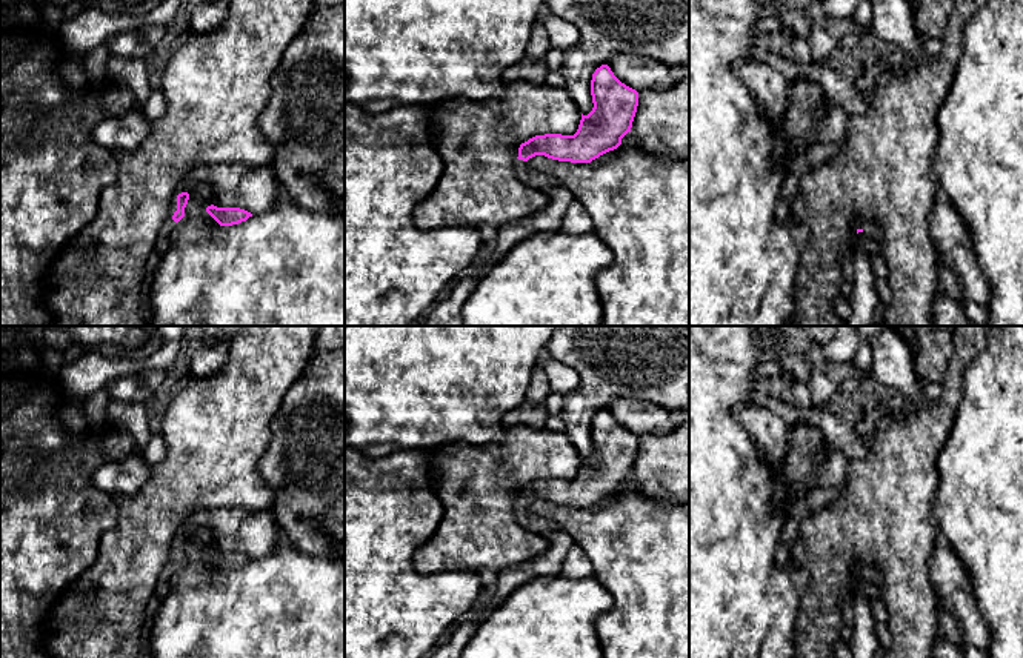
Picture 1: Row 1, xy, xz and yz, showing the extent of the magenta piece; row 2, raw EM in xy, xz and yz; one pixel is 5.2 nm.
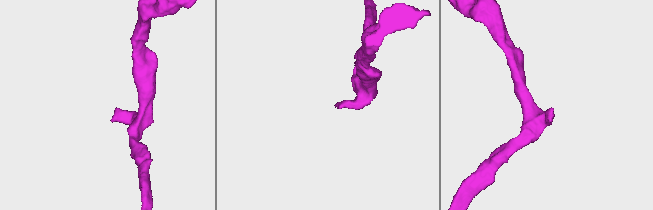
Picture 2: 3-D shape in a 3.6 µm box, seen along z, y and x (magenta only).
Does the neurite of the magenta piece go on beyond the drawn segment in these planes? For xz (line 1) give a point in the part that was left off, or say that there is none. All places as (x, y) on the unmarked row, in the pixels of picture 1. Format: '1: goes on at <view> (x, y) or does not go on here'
1: goes on at xz (525, 518)

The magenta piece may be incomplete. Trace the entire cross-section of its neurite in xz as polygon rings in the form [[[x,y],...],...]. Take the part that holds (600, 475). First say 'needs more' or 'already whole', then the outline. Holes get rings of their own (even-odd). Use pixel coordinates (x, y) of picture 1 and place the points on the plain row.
needs more; [[[601,409],[592,418],[591,440],[594,452],[588,460],[581,458],[574,480],[535,480],[520,489],[514,506],[514,518],[520,527],[540,537],[560,529],[528,509],[528,504],[535,500],[558,506],[591,507],[621,489],[621,483],[632,472],[638,437],[621,427],[608,409]]]

